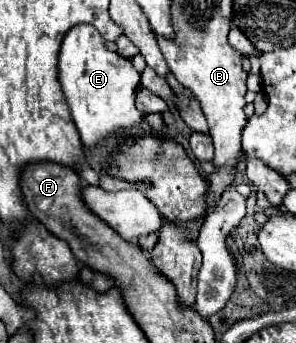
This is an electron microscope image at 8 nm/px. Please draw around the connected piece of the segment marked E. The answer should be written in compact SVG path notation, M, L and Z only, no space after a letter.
M75 25L65 35L59 51L59 83L85 149L91 151L111 133L131 131L143 123L143 115L135 107L139 79L141 75L129 59L105 49L105 39L95 27Z

